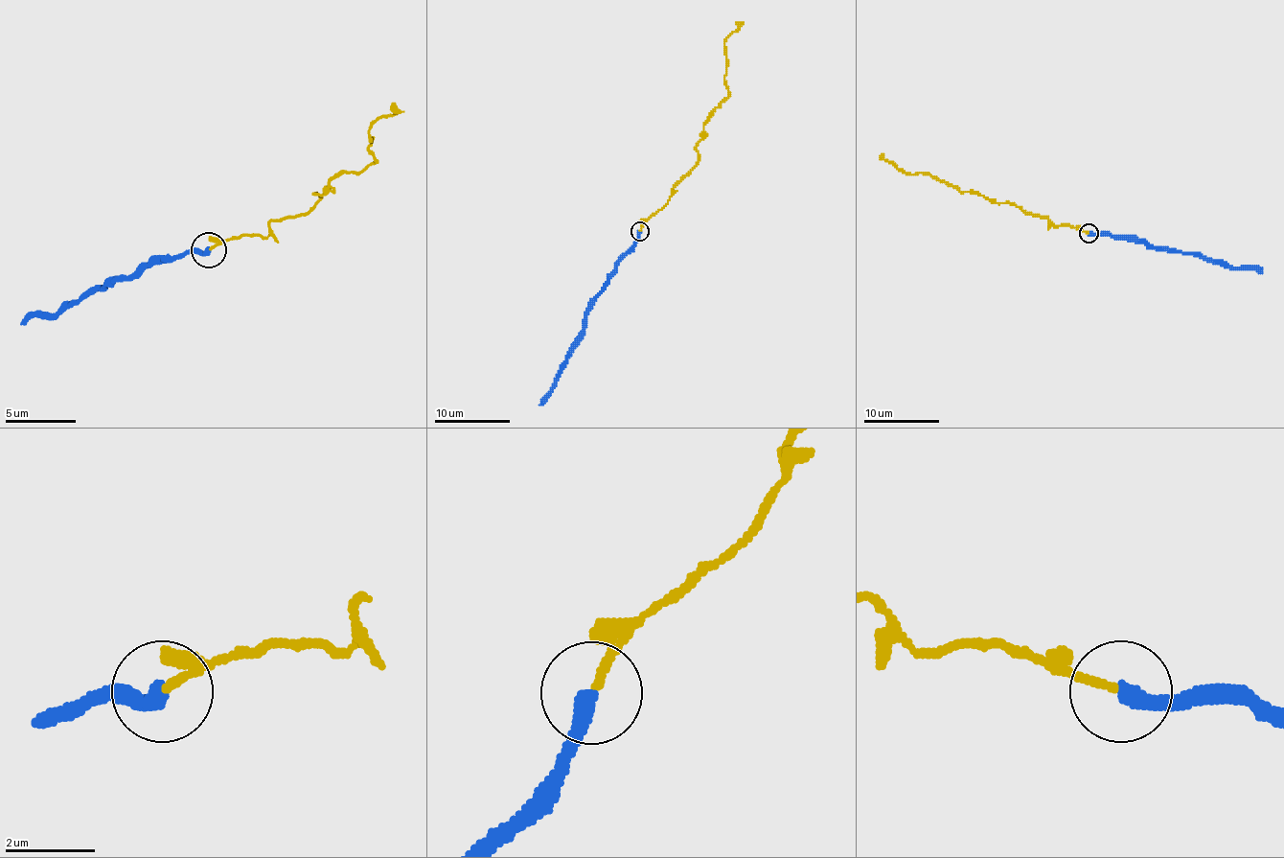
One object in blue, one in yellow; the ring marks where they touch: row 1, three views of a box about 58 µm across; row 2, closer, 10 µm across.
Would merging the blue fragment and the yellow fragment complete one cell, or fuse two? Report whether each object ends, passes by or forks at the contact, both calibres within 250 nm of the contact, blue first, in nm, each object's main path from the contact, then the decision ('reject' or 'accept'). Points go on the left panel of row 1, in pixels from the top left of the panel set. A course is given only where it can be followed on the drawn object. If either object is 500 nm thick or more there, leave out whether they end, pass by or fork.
blue ends there; yellow ends there; 400 nm thick on the blue side, 180 nm on the other; blue runs (208, 250), (162, 254), (151, 265), (119, 275), (108, 286), (102, 286), (58, 314), (31, 314), (20, 325); yellow runs (208, 250), (264, 237), (332, 179), (364, 173), (375, 162), (368, 137), (396, 112), (392, 102); reject

